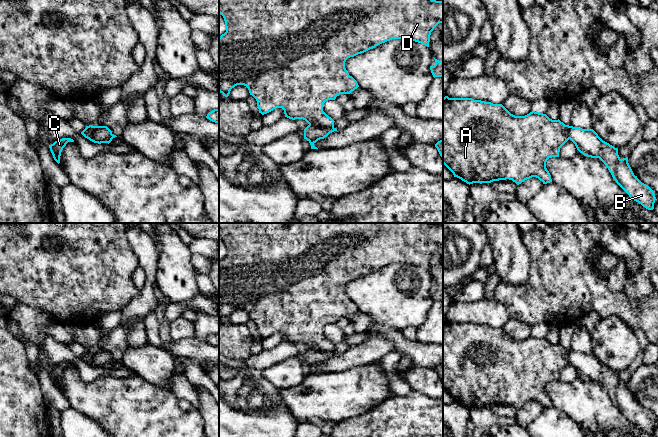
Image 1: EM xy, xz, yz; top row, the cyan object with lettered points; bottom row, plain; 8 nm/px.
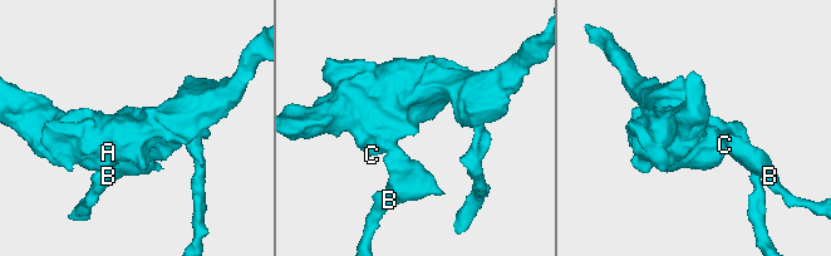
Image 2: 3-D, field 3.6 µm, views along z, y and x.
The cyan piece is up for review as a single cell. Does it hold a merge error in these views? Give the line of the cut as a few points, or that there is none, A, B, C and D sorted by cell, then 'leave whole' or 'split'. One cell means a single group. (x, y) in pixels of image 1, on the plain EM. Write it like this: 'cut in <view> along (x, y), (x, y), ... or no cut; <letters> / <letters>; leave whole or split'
cut in xz along (309, 348), (333, 352); A C D / B; split

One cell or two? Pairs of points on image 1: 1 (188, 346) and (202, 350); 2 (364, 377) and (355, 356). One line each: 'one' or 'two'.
1: one
2: two

